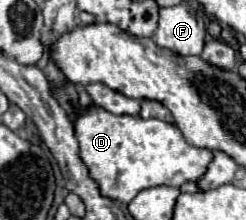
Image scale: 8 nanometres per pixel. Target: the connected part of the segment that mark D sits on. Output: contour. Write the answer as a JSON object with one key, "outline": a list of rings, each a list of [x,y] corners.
{"outline":[[[91,104],[89,108],[83,108],[83,112],[73,120],[73,126],[75,126],[75,138],[79,142],[79,156],[87,166],[89,176],[99,184],[101,194],[115,202],[127,204],[141,190],[151,186],[181,186],[185,182],[197,182],[197,178],[205,174],[207,164],[213,158],[211,150],[191,146],[175,124],[169,124],[157,118],[143,120],[141,116],[127,116],[127,114],[117,116]]]}

